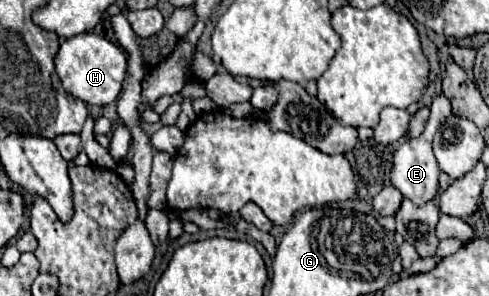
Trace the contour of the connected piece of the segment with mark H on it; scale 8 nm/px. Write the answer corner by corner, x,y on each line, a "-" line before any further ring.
84,32
72,38
66,38
56,56
54,56
54,66
56,66
56,74
62,80
62,86
68,94
84,100
86,104
98,104
98,106
106,106
116,102
124,78
126,78
126,56
124,52
108,42
102,36
96,36
94,32

